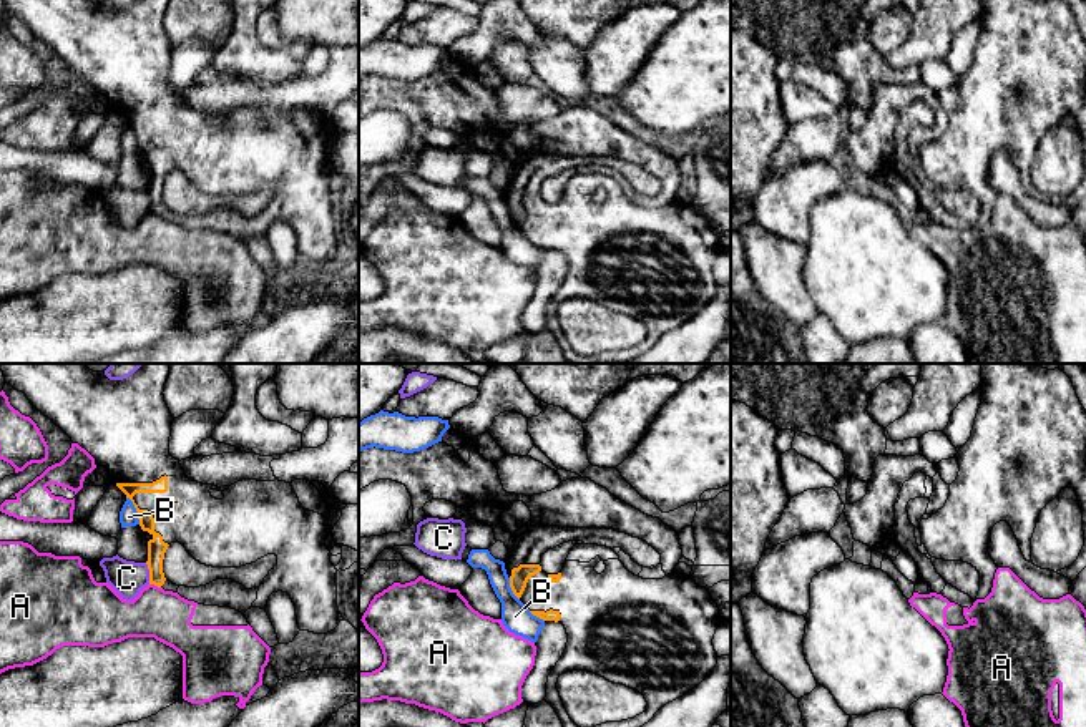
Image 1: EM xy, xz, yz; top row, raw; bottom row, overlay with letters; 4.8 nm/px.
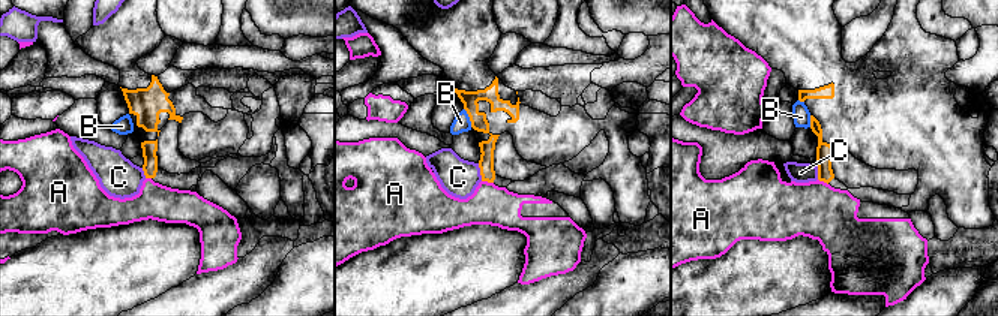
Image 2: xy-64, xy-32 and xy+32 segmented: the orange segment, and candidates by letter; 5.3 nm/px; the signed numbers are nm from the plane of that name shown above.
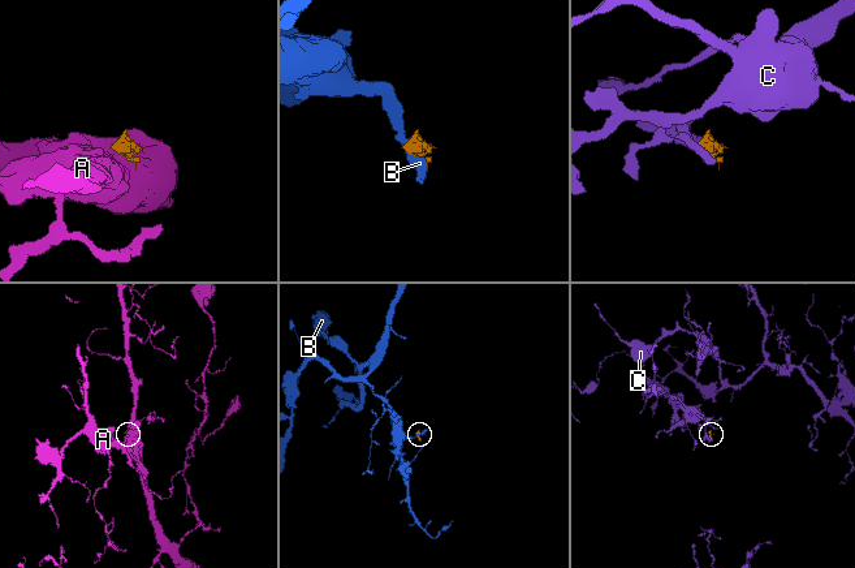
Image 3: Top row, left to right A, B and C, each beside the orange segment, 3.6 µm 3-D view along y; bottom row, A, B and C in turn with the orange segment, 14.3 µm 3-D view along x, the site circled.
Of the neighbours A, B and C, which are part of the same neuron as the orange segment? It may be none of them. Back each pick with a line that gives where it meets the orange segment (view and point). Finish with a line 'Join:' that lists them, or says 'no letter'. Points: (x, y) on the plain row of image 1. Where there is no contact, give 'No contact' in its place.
Join: no letter

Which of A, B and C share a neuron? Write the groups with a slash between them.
A / B / C

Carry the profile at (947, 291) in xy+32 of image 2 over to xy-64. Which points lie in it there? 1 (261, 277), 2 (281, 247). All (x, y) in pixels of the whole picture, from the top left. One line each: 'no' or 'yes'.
1: no
2: no

